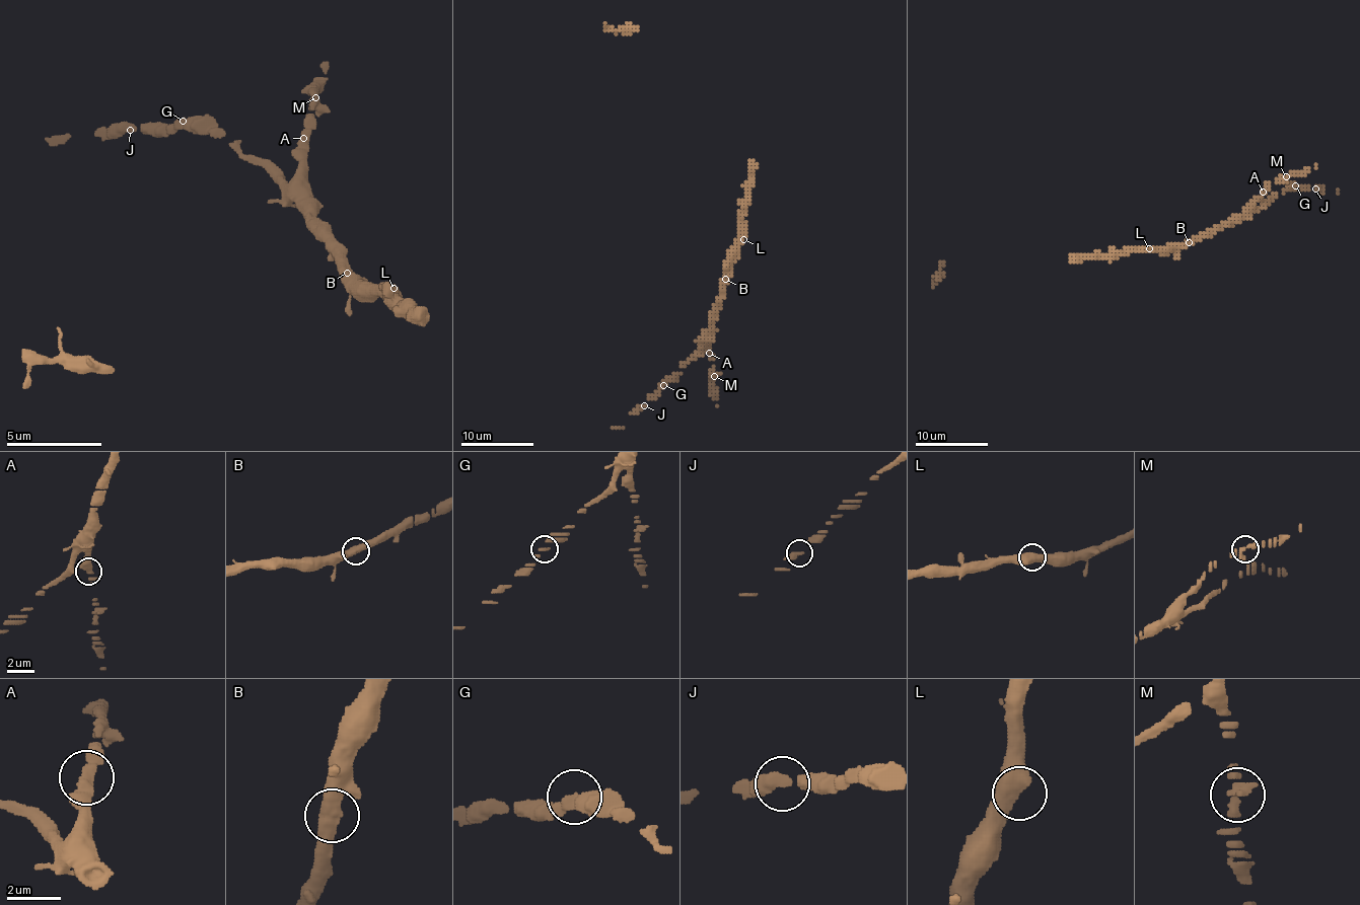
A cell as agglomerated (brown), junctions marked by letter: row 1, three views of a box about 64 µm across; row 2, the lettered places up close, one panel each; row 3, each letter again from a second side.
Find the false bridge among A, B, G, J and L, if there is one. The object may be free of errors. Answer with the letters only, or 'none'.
none

